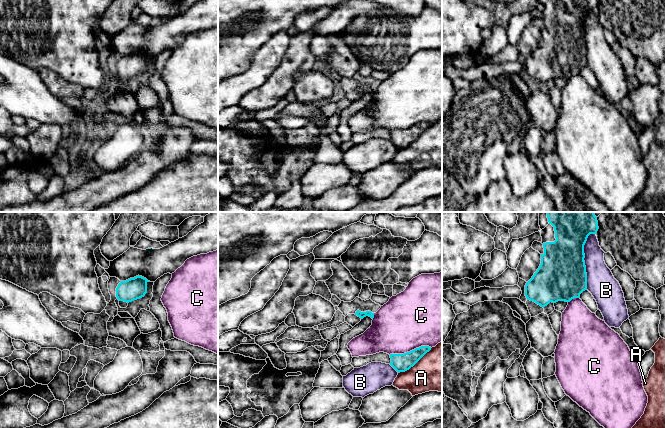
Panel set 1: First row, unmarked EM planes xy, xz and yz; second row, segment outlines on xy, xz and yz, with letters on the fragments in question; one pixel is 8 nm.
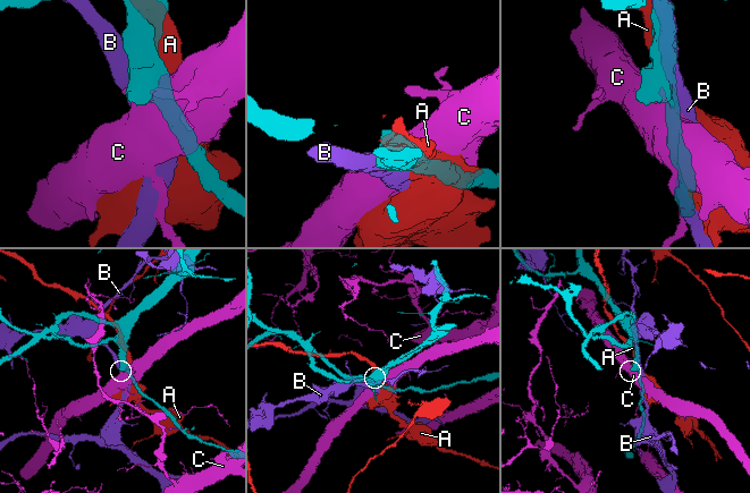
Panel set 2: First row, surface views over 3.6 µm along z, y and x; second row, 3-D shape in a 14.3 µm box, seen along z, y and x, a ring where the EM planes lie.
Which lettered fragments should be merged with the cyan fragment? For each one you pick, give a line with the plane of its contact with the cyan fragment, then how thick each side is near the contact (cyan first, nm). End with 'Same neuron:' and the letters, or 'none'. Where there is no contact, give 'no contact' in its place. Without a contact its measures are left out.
Same neuron: none

